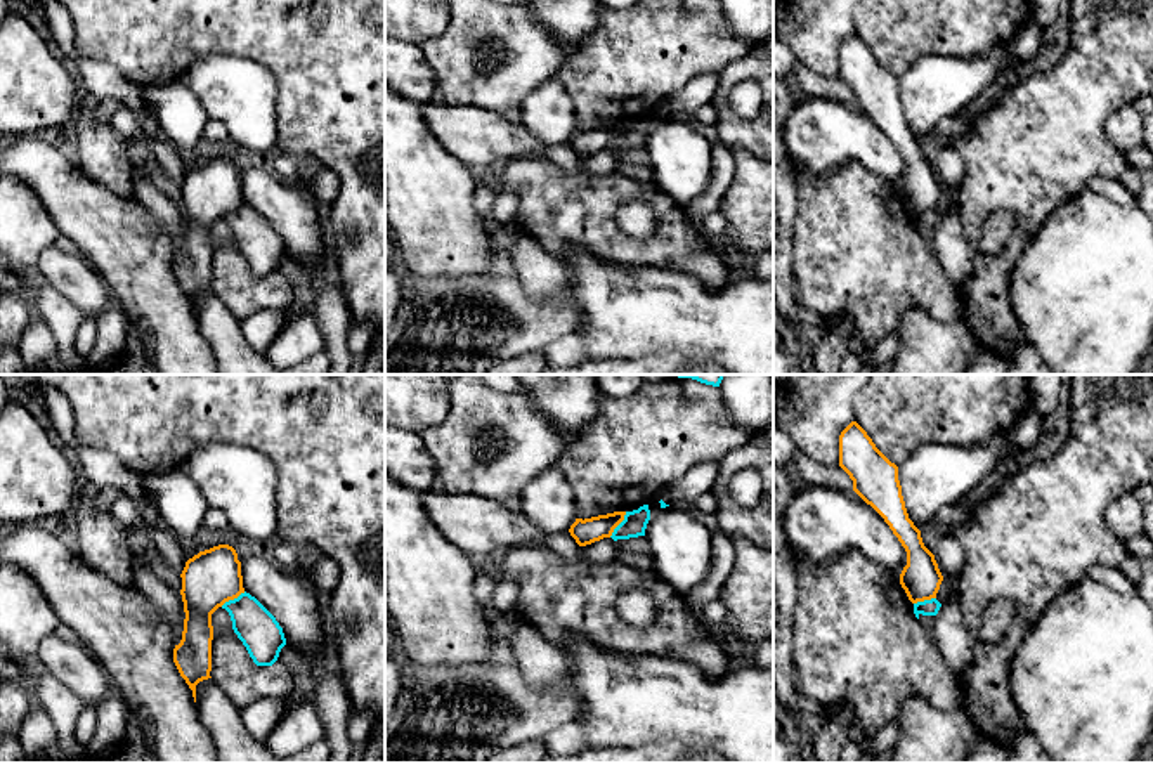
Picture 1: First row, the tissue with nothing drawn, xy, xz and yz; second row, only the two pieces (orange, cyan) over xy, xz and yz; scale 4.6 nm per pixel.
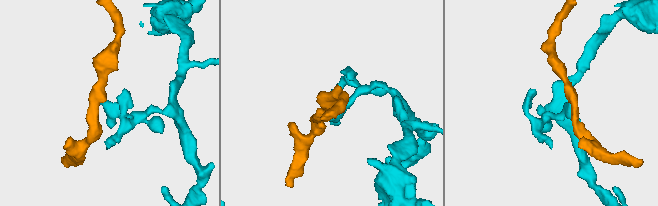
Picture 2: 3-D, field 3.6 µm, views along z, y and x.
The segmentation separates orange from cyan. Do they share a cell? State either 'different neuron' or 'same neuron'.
different neuron

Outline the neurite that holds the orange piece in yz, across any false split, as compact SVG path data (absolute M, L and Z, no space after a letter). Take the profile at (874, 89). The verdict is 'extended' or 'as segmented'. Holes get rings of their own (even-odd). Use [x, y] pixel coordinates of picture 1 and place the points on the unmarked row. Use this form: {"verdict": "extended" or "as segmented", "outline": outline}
{"verdict": "as segmented", "outline": "M851 33L839 47L839 78L853 92L853 102L889 137L907 163L900 196L912 215L936 210L943 187L935 166L924 158L921 142L909 130L898 78Z"}

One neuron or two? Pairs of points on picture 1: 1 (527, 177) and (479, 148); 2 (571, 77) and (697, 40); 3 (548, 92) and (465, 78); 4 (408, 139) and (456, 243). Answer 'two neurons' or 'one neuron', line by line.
1: two neurons
2: one neuron
3: two neurons
4: one neuron

